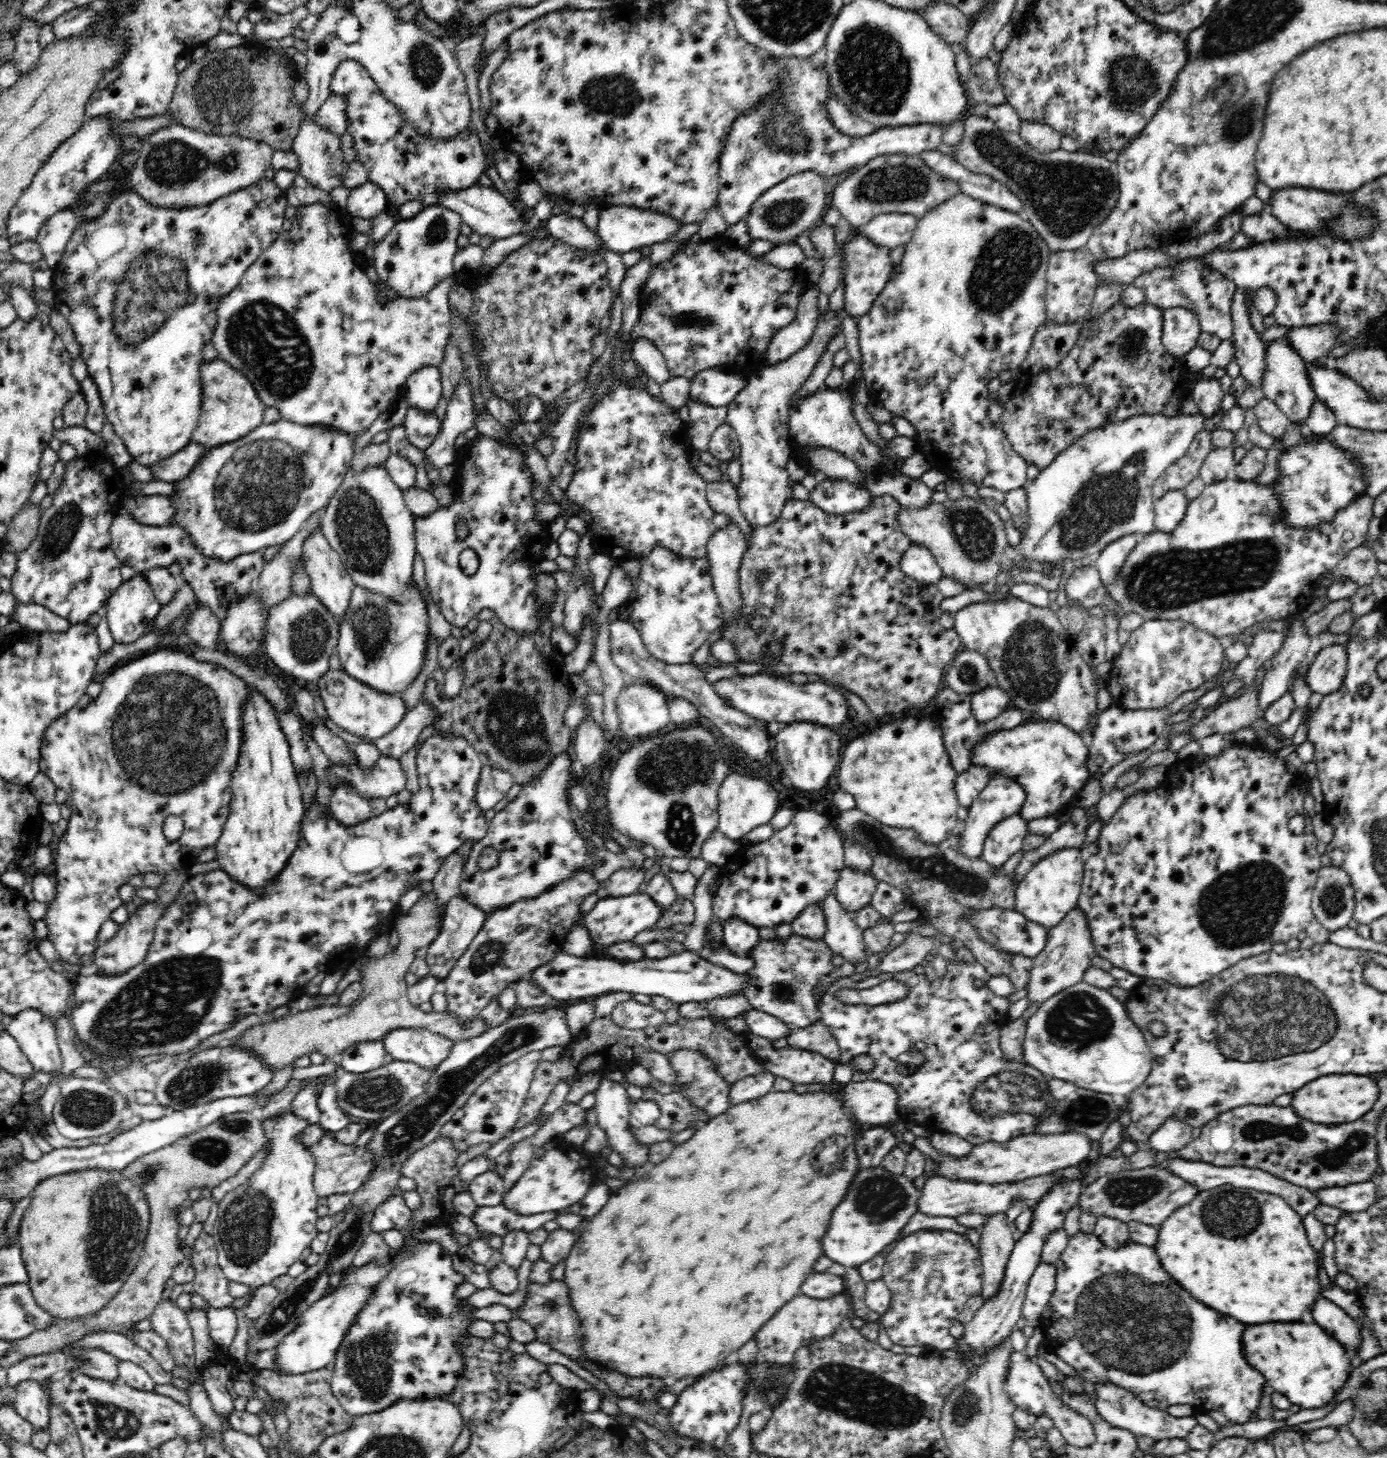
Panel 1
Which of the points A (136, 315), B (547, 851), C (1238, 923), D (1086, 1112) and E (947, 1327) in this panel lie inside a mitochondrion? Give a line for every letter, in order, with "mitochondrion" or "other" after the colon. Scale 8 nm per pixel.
A: mitochondrion
B: other
C: mitochondrion
D: mitochondrion
E: other

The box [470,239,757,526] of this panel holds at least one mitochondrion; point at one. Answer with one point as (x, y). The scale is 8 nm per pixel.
(697, 322)

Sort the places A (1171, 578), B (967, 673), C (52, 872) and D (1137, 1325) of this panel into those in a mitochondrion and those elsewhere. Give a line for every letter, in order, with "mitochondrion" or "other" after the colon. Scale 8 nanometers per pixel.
A: mitochondrion
B: mitochondrion
C: other
D: mitochondrion

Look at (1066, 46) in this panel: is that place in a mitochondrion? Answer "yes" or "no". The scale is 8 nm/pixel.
no

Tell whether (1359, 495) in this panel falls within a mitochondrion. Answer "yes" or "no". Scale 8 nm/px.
no

